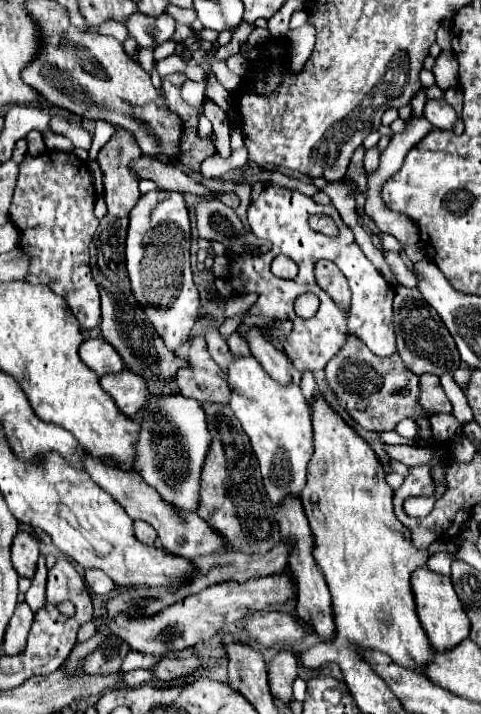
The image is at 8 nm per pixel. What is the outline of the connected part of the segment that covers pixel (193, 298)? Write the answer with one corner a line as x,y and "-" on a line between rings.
150,191
142,195
138,205
130,211
126,267
132,291
150,315
150,323
172,351
190,337
200,307
200,295
190,269
190,237
190,213
182,193

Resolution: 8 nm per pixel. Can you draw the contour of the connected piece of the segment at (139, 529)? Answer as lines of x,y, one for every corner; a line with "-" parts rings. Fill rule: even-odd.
134,521
134,533
136,533
136,537
138,537
142,543
146,543
146,545
154,545
156,539
158,539
156,531
154,531
146,521

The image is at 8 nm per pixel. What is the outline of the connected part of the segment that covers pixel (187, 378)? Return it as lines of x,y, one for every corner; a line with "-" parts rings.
203,336
190,337
188,367
178,371
176,383
184,397
192,397
200,403
226,403
230,399
226,373
210,357

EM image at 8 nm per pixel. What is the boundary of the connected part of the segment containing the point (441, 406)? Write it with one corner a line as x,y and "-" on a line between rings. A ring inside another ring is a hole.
430,373
420,377
420,403
432,413
452,413
452,403
450,403
450,399
446,397
446,393
440,385
440,377
432,377

